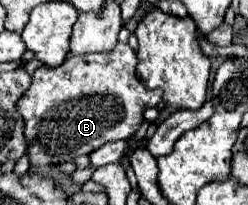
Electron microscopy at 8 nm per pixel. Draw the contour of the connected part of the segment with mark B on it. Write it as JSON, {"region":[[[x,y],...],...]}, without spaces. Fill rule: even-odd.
{"region":[[[118,43],[110,53],[88,53],[82,57],[66,57],[58,69],[38,67],[32,75],[32,85],[18,99],[18,113],[24,119],[24,137],[28,141],[28,159],[30,167],[58,165],[76,159],[78,155],[88,155],[94,149],[134,135],[142,123],[142,111],[146,107],[156,107],[162,101],[162,91],[150,91],[136,79],[136,53],[128,43]]]}

